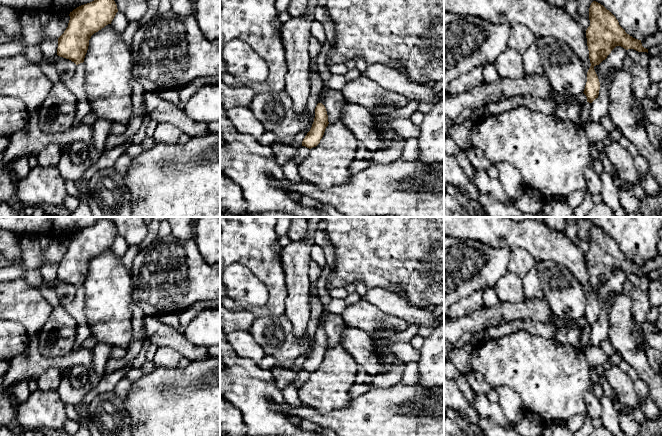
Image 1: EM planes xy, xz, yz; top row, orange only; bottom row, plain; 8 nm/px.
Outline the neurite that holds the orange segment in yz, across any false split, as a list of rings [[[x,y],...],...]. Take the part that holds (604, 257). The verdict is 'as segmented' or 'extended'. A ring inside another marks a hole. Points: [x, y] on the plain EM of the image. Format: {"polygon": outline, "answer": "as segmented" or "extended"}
{"polygon": [[[593,225],[589,232],[590,250],[586,254],[587,270],[591,290],[587,296],[584,318],[587,326],[592,327],[598,322],[600,306],[594,294],[616,270],[647,276],[641,264],[635,263],[625,256],[616,241],[600,227]]], "answer": "as segmented"}

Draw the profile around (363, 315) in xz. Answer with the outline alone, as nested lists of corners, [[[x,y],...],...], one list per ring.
[[[363,299],[346,305],[340,315],[347,326],[362,329],[368,333],[377,329],[389,329],[400,333],[410,326],[405,320],[388,315]]]

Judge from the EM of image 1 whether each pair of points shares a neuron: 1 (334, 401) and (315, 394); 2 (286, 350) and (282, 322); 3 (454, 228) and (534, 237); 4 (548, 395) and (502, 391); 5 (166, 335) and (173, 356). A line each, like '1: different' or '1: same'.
1: same
2: same
3: same
4: different
5: different

